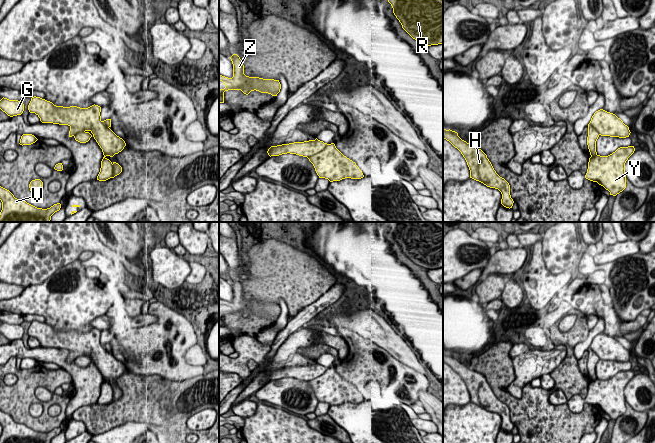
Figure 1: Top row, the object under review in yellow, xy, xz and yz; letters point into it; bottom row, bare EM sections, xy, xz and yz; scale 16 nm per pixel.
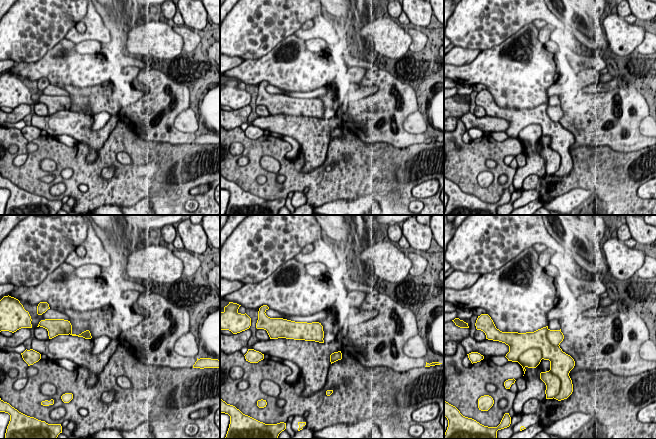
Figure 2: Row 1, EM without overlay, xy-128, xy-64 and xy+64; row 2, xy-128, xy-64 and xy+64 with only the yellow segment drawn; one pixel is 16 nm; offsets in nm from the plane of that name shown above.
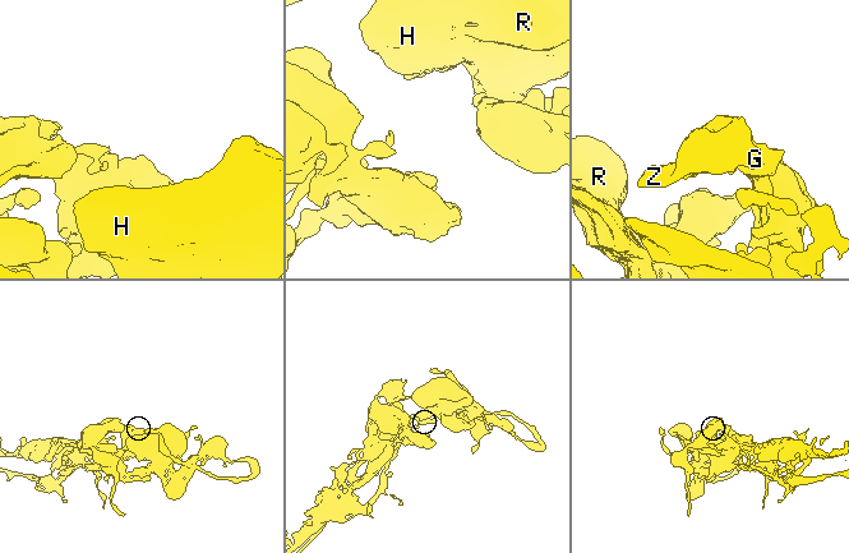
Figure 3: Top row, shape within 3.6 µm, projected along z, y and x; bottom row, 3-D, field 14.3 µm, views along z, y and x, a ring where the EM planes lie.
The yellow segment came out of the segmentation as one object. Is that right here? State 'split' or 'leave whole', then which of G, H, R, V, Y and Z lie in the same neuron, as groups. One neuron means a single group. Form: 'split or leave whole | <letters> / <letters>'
leave whole | G H R V Y Z

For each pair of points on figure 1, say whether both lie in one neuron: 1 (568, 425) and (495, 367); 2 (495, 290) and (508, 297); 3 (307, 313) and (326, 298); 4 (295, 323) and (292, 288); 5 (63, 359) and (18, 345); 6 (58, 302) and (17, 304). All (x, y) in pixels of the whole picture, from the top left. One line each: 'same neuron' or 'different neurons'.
1: same neuron
2: different neurons
3: same neuron
4: different neurons
5: same neuron
6: same neuron

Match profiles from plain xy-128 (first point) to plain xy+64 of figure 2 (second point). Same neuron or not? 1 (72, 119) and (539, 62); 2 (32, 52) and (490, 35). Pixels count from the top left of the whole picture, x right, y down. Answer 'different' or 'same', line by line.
1: different
2: same

